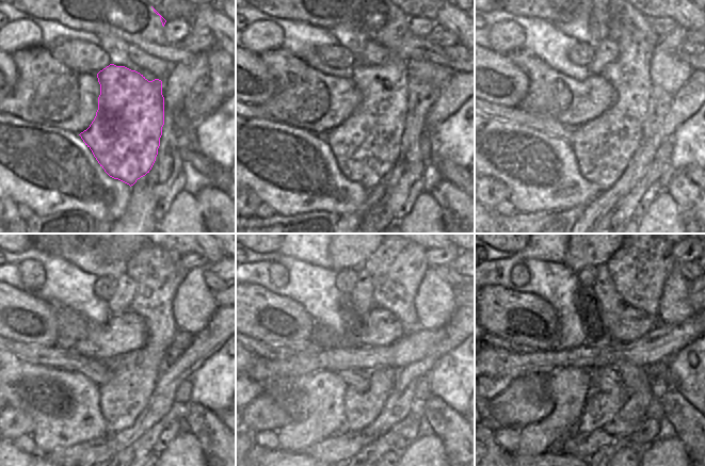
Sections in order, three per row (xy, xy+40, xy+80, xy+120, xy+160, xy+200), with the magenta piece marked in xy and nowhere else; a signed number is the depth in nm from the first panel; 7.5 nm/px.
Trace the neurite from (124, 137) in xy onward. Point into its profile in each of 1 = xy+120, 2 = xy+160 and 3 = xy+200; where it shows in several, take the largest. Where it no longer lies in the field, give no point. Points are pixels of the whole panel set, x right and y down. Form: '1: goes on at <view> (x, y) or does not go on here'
1: goes on at xy+120 (157, 272)
2: goes on at xy+160 (397, 268)
3: goes on at xy+200 (640, 267)

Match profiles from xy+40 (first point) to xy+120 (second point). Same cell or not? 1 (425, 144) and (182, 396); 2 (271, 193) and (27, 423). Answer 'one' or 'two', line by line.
1: one
2: two

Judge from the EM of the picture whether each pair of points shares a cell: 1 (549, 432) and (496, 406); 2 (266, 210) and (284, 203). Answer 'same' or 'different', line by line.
1: different
2: different

